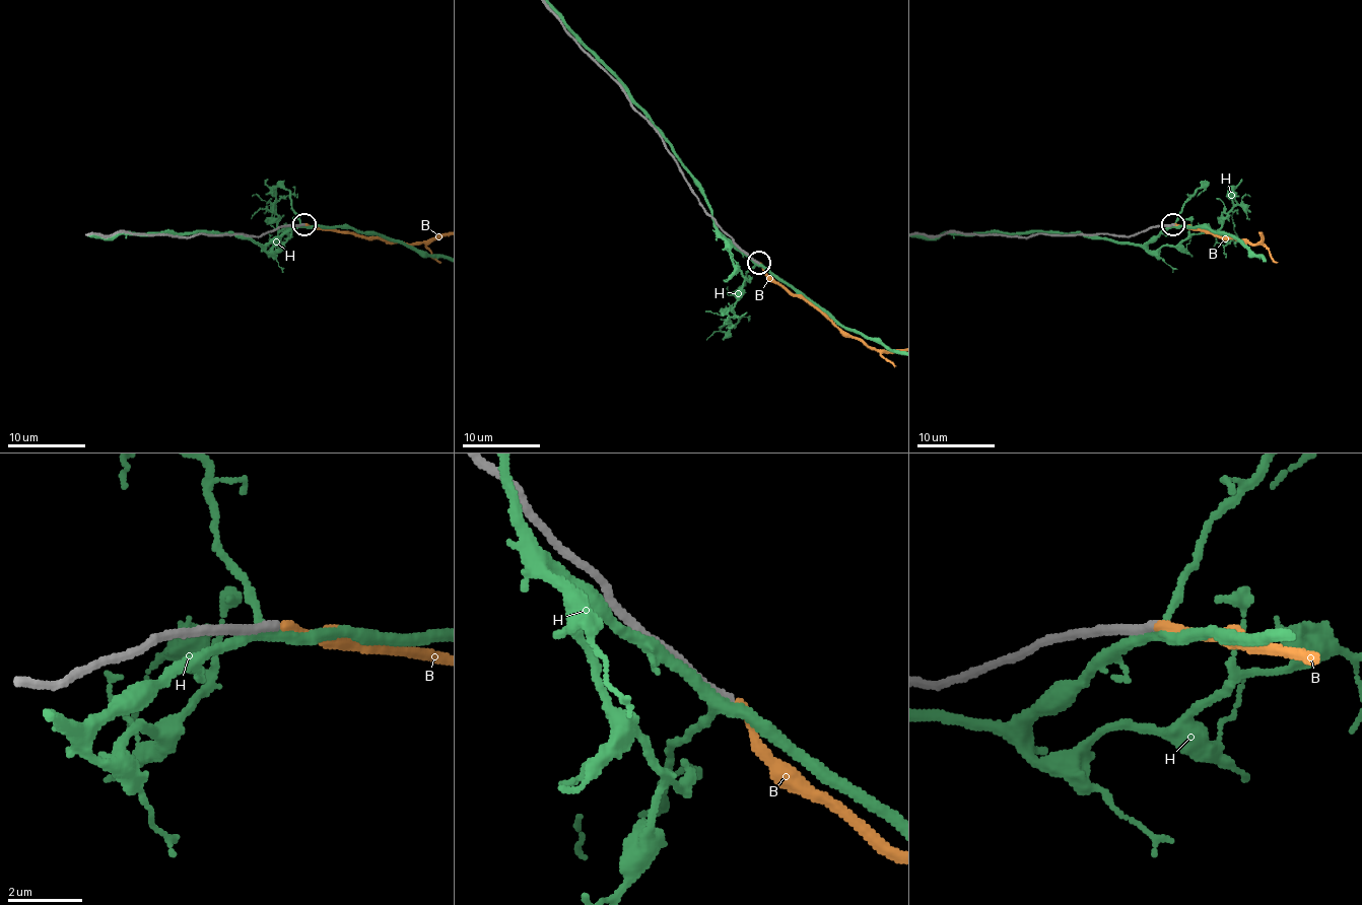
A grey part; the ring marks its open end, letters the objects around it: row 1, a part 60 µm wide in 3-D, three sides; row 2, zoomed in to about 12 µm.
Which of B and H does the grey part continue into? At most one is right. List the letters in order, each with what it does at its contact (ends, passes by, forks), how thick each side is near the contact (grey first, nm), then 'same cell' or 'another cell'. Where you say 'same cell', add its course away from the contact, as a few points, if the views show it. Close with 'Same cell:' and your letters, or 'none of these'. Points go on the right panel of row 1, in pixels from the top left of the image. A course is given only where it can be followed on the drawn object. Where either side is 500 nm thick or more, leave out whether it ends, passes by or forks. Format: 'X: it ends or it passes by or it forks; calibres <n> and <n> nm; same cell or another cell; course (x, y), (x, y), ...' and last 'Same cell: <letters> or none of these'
B: it ends; calibres 240 and 240 nm; same cell
H: it forks; calibres 320 and 280 nm; another cell
Same cell: B

